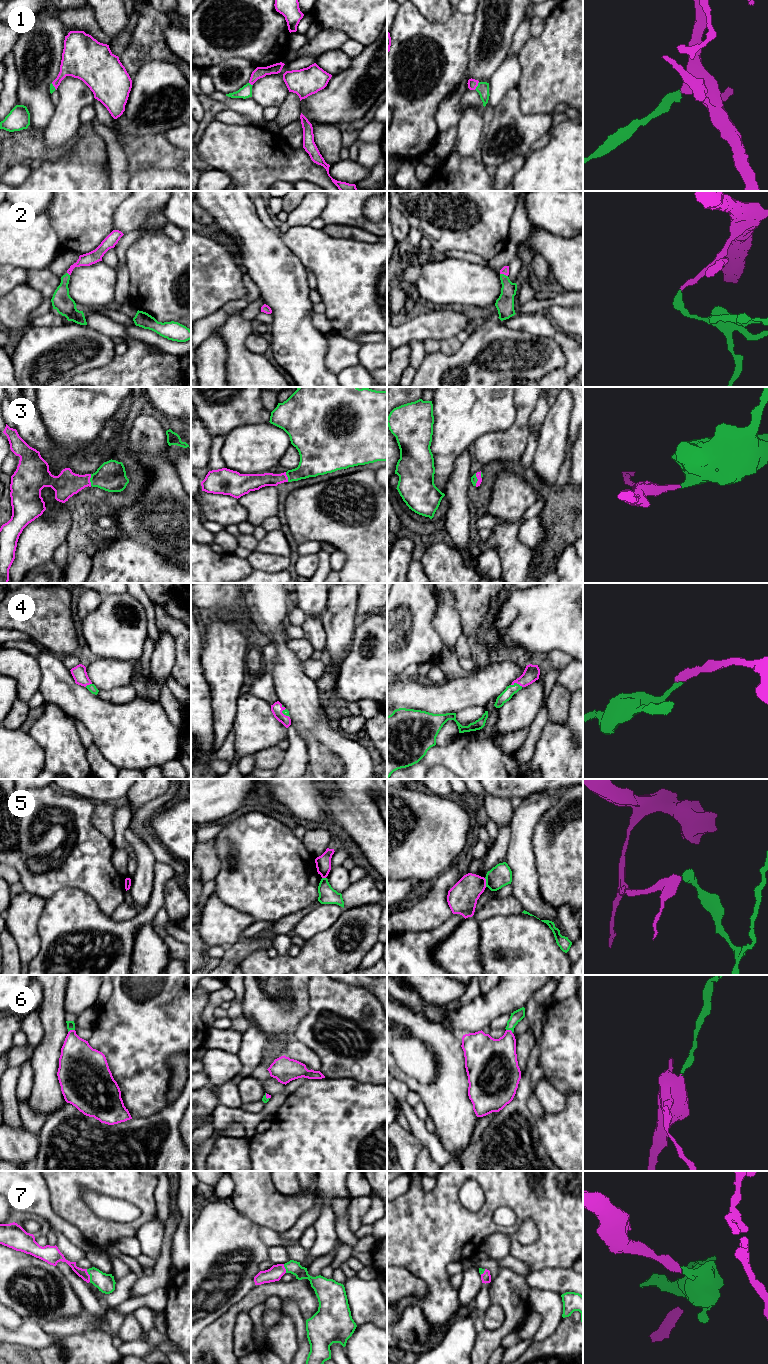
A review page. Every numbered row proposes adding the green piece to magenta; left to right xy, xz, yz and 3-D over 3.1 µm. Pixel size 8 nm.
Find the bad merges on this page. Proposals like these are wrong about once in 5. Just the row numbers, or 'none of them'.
5

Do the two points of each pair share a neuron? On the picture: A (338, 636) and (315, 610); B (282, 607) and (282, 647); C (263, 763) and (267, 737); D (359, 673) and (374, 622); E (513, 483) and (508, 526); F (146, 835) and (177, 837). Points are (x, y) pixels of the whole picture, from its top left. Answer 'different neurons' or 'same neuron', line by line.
A: same neuron
B: same neuron
C: different neurons
D: same neuron
E: same neuron
F: different neurons

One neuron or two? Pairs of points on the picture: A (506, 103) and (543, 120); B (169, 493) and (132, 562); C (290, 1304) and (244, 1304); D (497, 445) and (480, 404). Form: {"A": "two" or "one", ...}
{"A": "one", "B": "two", "C": "two", "D": "two"}

